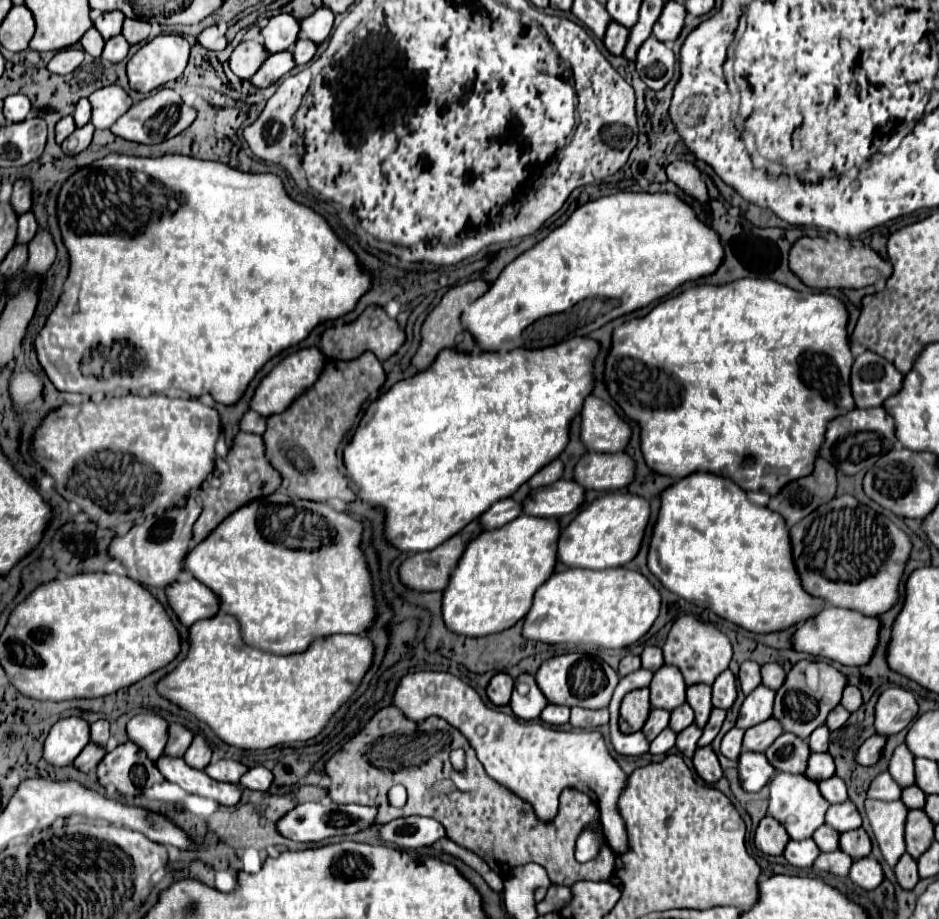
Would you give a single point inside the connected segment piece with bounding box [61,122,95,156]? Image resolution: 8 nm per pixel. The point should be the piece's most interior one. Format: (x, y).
(80, 139)

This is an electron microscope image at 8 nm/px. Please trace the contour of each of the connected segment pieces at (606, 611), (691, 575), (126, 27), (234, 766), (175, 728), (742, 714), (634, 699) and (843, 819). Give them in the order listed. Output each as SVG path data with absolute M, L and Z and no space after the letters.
M567 568L555 572L541 590L537 590L533 606L525 616L523 636L531 640L541 640L547 644L595 644L601 648L625 648L643 638L661 610L659 590L637 570L629 568L607 568L607 570L587 570L587 568Z
M691 474L661 494L661 512L649 548L649 570L661 584L687 602L709 608L717 616L757 634L781 632L803 624L825 608L823 598L805 592L793 564L791 536L781 514L749 502L747 492L729 478L715 474Z
M125 18L125 24L123 24L123 36L129 44L139 44L143 42L151 32L151 24L145 22L145 20L131 20L131 18Z
M215 760L211 762L205 772L211 776L211 778L217 778L217 780L225 780L225 782L239 782L239 778L247 772L249 768L243 766L241 762L235 762L235 760Z
M171 724L169 728L169 746L165 748L167 756L183 756L191 746L193 732L181 724Z
M757 686L757 690L753 690L741 710L739 710L739 718L737 718L737 728L751 728L755 724L765 722L767 718L773 716L773 700L775 700L775 692L769 690L767 686Z
M637 688L629 692L623 698L621 704L621 718L619 726L621 730L627 732L639 732L651 712L651 702L649 702L649 688Z
M845 800L845 802L833 804L833 806L827 810L825 824L833 826L833 828L839 830L839 832L849 832L849 830L853 830L853 828L859 828L859 826L863 824L863 818L861 818L857 806L855 806L851 800Z

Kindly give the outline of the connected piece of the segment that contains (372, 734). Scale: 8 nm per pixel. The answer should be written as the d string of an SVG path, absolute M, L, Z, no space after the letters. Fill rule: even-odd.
M385 708L375 714L375 718L361 734L351 738L343 750L327 762L325 770L331 778L329 796L335 802L377 806L379 824L407 816L435 818L445 826L453 842L479 854L501 876L509 874L509 870L515 866L535 862L547 870L553 884L573 886L579 880L609 880L615 870L617 854L611 850L607 840L601 844L601 854L597 854L587 864L575 860L575 842L579 834L585 830L585 826L601 824L597 802L593 802L587 794L569 788L559 798L555 820L539 820L529 802L487 776L483 764L477 762L475 750L467 738L437 716L431 716L425 722L413 722L399 708ZM451 748L465 750L463 772L457 772L451 766ZM439 780L451 780L455 790L451 794L433 796L431 788ZM395 784L403 784L409 792L409 800L403 808L395 808L387 800L387 792Z

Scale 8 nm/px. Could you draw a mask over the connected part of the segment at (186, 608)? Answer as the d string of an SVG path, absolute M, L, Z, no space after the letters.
M183 571L173 586L167 590L169 602L177 618L191 626L199 620L213 618L219 612L219 596L201 584L189 571Z

